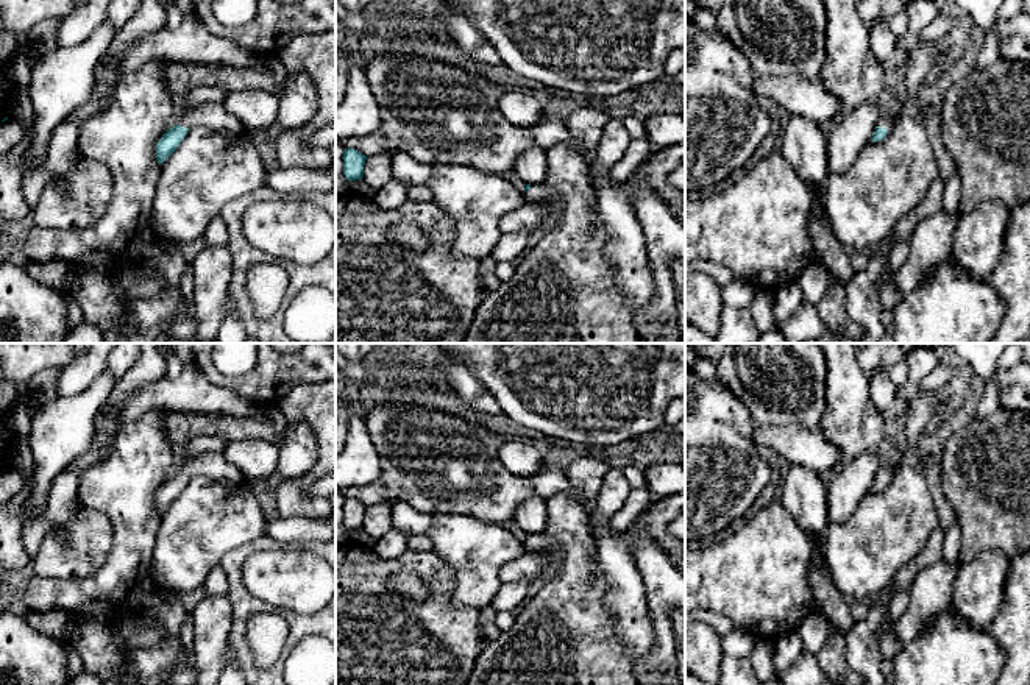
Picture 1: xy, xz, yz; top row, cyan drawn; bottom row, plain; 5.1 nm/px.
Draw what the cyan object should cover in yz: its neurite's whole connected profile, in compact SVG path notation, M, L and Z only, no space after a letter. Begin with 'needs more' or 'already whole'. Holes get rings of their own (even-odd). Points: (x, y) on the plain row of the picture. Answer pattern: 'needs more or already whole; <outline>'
needs more; M888 463L885 467L879 467L877 476L876 476L876 481L874 481L871 490L879 492L879 490L885 488L888 481L890 481L890 477L891 477L891 474L893 474L893 471L894 471L893 463Z

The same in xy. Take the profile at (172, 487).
needs more; M209 453L189 460L187 465L170 479L167 479L156 493L156 509L162 513L186 487L190 476L209 477L225 487L237 487L247 479L229 463L223 453Z

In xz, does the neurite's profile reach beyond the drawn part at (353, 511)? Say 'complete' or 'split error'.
complete

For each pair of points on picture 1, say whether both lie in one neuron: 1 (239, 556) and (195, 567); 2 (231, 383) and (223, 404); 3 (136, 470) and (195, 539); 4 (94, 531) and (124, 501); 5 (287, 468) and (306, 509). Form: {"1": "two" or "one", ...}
{"1": "two", "2": "two", "3": "two", "4": "two", "5": "two"}

